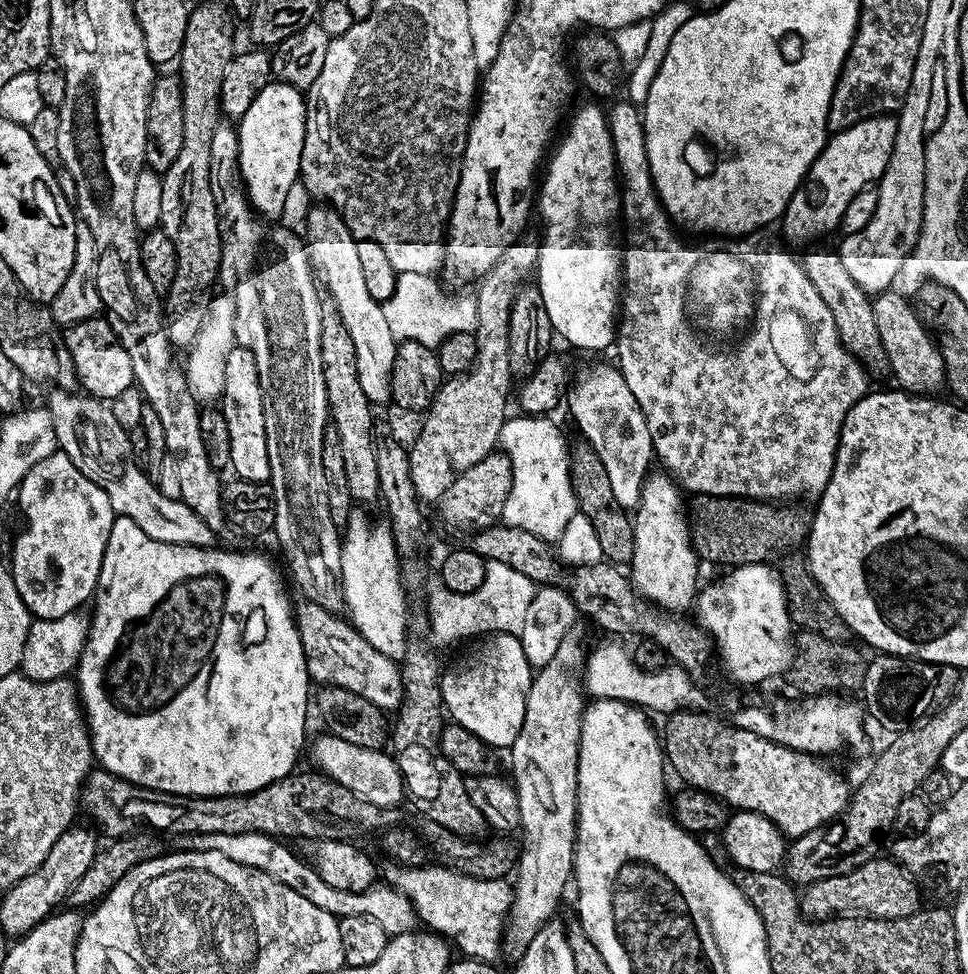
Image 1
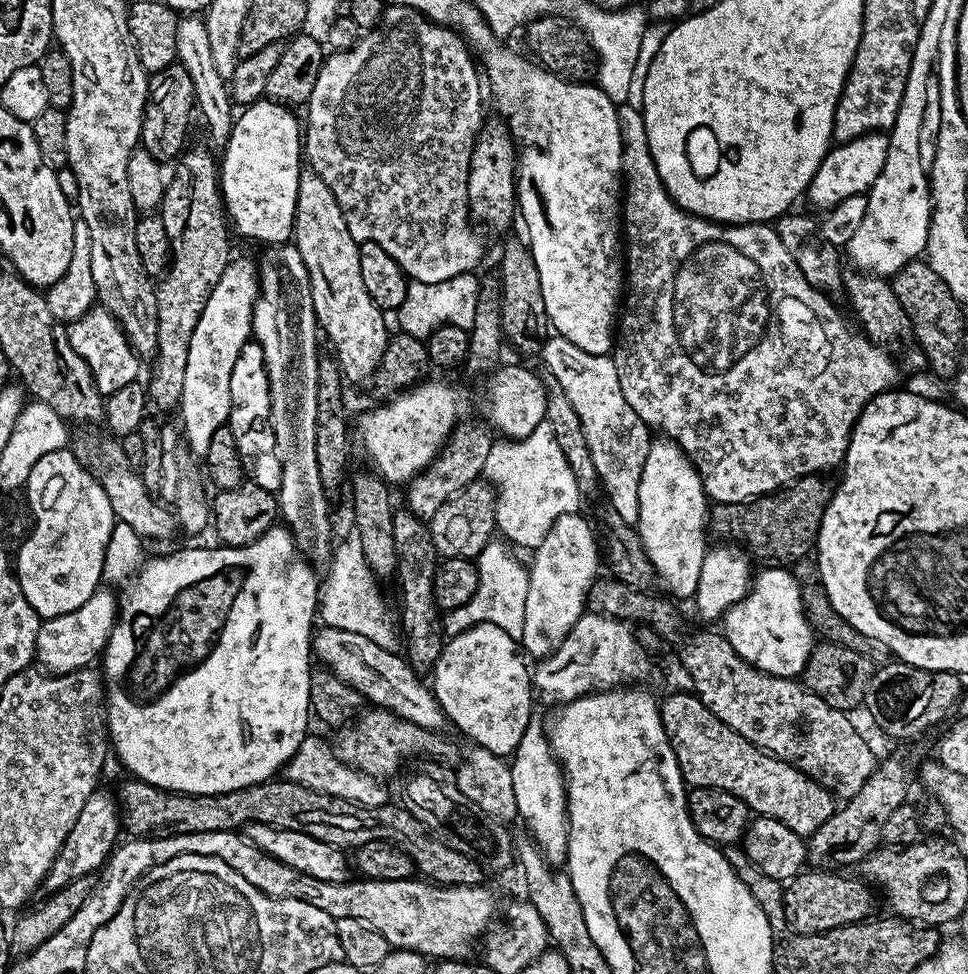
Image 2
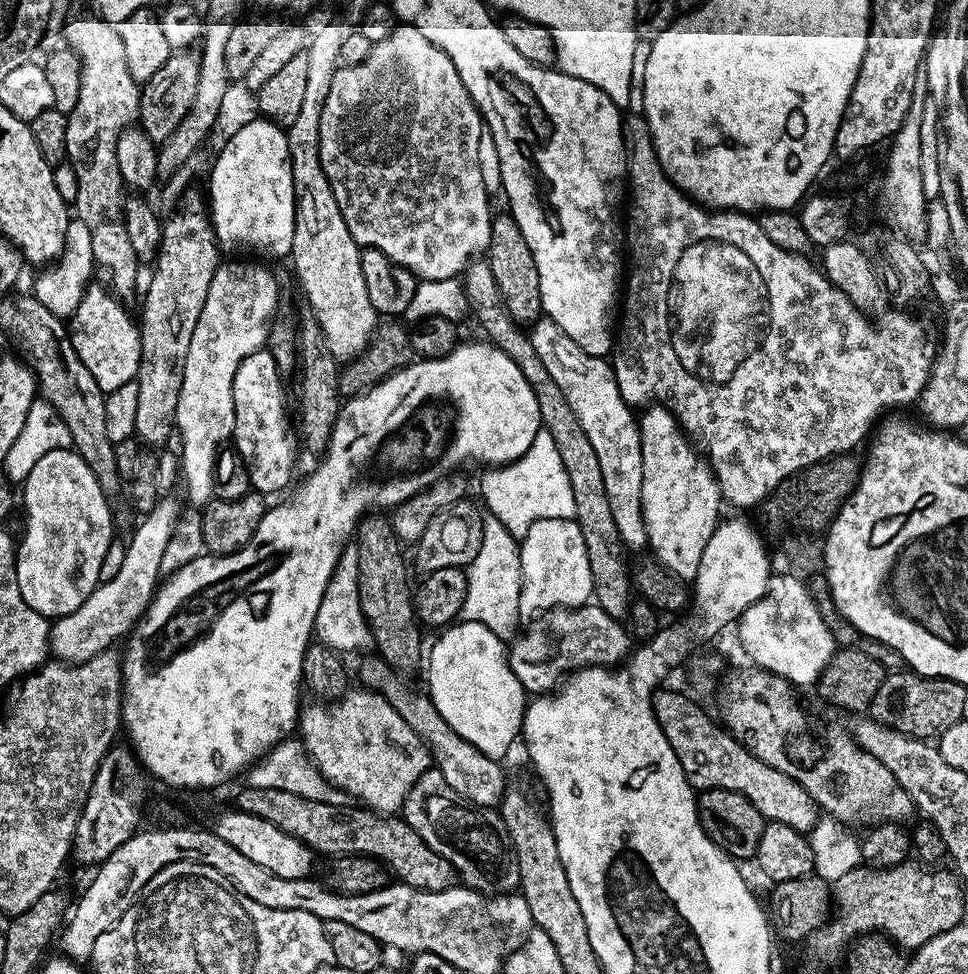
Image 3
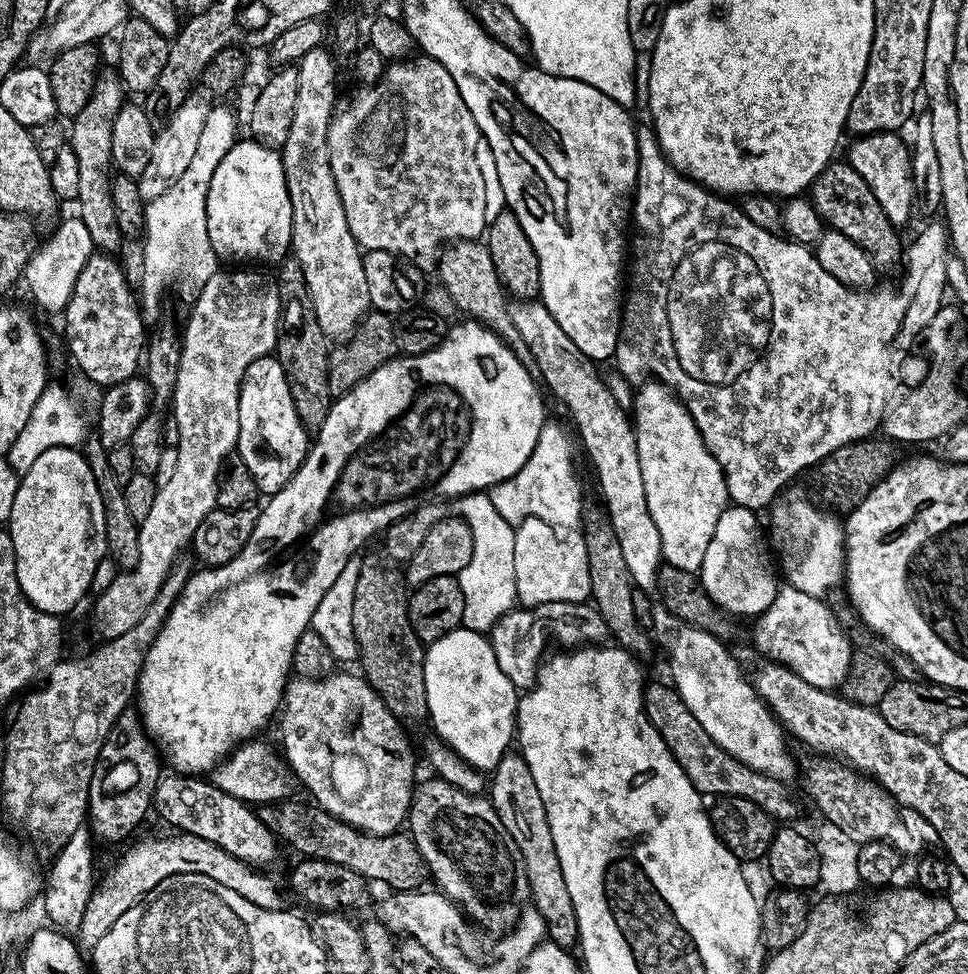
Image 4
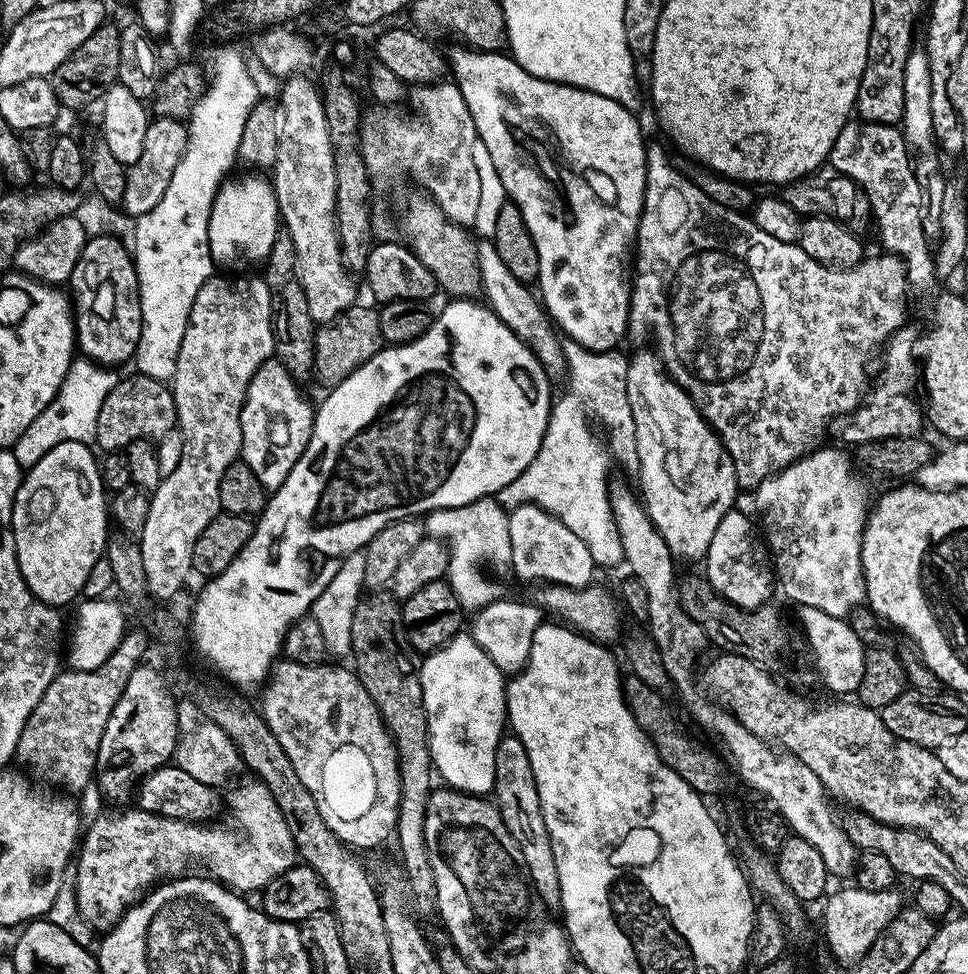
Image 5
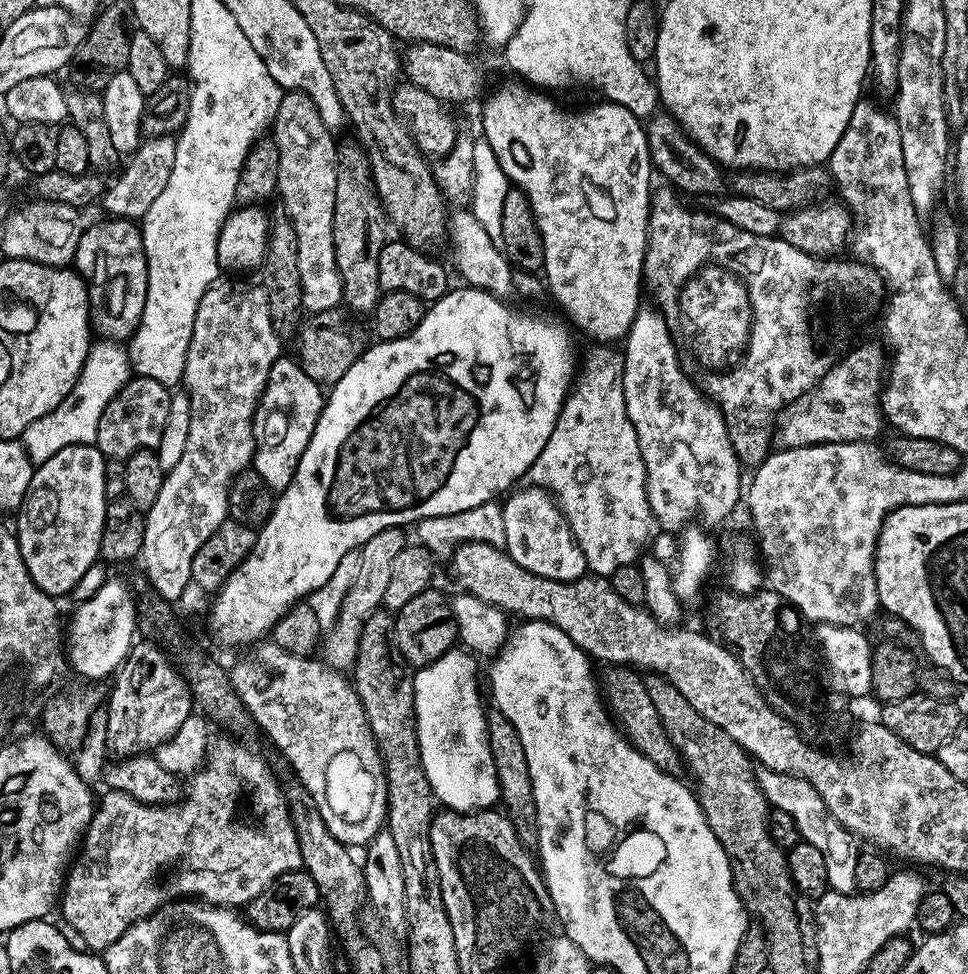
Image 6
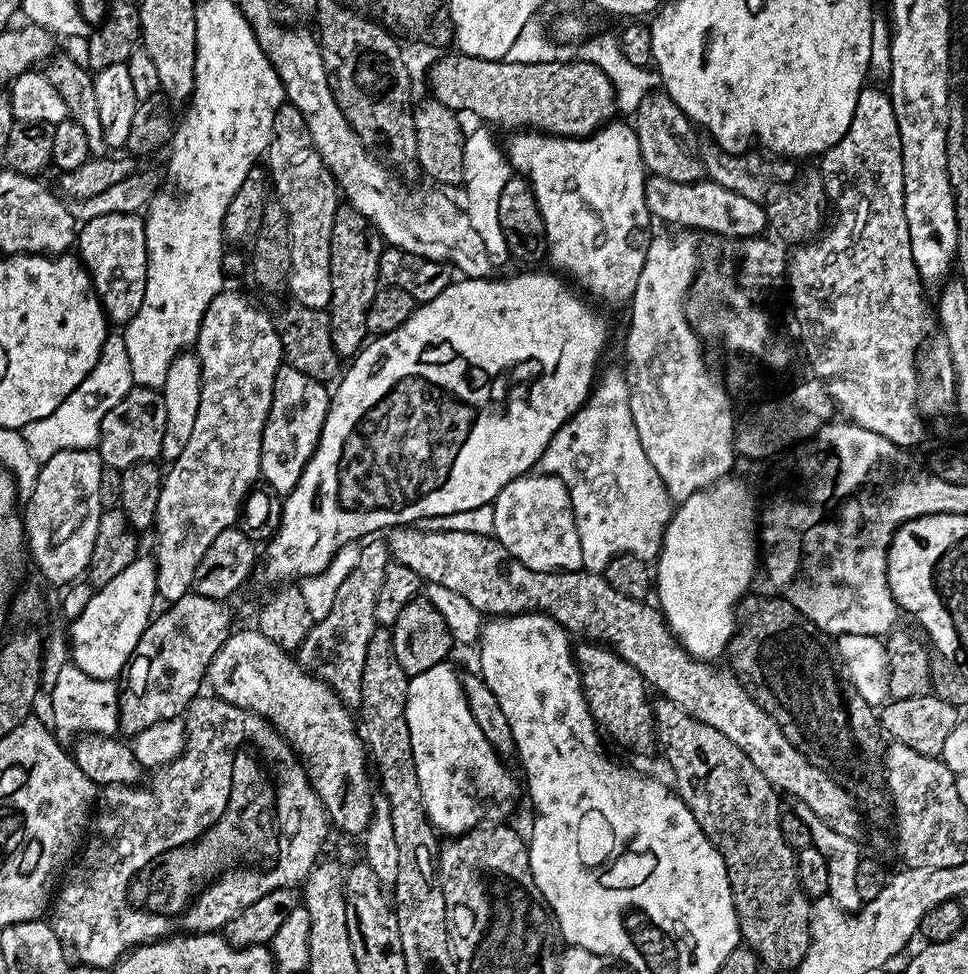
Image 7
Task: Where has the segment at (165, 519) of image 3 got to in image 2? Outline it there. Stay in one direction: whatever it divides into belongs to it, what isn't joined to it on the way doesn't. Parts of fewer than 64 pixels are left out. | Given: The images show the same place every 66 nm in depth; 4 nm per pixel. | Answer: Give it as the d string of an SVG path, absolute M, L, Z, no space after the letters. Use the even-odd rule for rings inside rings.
M97 590L93 596L86 598L78 610L70 610L70 614L61 616L49 616L41 623L35 654L41 669L52 674L76 672L79 668L89 667L93 663L91 660L103 653L118 615L118 596L116 600L114 593L104 591Z

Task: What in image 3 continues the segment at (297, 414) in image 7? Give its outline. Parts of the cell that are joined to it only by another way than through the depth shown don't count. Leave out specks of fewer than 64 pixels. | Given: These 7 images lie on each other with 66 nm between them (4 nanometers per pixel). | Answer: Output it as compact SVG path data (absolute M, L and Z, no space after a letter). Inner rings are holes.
M268 350L242 358L238 374L234 374L234 430L231 439L238 454L242 454L246 462L253 489L261 494L280 492L284 487L287 489L293 483L292 471L296 468L298 440L293 429L292 432L288 429L288 412L284 409L284 384L280 379L280 367Z

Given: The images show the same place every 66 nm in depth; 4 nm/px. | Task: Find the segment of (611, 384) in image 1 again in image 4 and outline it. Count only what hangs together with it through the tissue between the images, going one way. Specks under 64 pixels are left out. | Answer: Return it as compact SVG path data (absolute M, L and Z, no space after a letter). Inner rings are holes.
M516 302L511 305L511 311L522 342L526 342L530 354L534 354L535 371L543 387L547 391L549 388L568 407L576 423L576 432L592 459L592 468L600 483L600 496L608 511L606 523L614 530L618 546L622 546L622 558L626 558L626 570L630 570L633 585L655 593L656 575L662 563L662 538L658 538L658 526L654 526L654 518L650 518L646 506L646 486L642 482L642 466L638 466L636 429L629 413L614 398L605 377L596 373L597 365L576 349L566 330L554 322L554 314L550 314L542 302Z

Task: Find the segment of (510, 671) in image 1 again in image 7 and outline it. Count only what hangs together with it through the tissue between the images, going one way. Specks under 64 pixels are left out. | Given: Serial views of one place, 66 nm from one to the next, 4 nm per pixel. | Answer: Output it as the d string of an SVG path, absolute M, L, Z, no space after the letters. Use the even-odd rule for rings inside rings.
M445 662L432 666L409 679L406 702L406 722L410 726L410 746L414 746L414 766L422 785L422 798L428 811L428 821L437 833L460 836L471 828L479 828L491 816L508 816L516 804L516 780L504 769L505 761L497 756L492 744L479 729L466 702L459 675Z

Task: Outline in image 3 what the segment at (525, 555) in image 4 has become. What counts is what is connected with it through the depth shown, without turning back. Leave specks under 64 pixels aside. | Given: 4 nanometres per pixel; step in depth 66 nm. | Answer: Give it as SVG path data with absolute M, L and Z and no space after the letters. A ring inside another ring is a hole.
M542 518L530 526L530 530L519 541L520 546L520 615L524 618L535 618L551 608L580 608L593 599L592 575L590 574L590 558L586 558L586 542L582 542L582 530L576 525L575 519L559 520L558 518Z

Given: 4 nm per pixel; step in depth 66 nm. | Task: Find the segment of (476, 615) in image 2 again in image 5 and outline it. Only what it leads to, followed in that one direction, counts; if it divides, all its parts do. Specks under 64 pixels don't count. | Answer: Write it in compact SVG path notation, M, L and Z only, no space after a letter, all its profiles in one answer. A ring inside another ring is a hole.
M484 496L481 500L475 500L466 506L443 508L431 513L430 524L433 537L452 542L446 579L456 591L460 605L465 610L479 610L494 603L501 595L500 588L480 573L480 564L488 563L496 568L507 569L512 563L508 512L500 505L499 499Z

